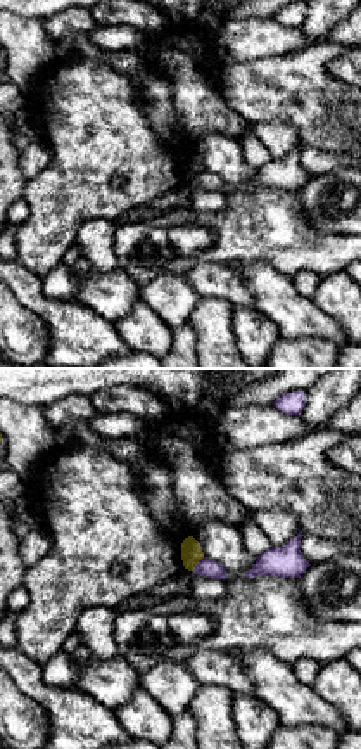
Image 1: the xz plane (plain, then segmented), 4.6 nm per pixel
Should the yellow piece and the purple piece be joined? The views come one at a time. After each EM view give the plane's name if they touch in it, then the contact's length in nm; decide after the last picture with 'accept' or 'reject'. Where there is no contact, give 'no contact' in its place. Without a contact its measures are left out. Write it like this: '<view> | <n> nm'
xz | 90 nm

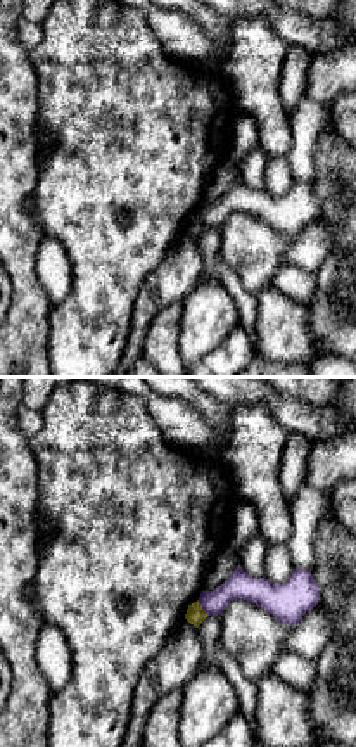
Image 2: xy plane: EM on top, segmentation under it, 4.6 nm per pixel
xy | 90 nm

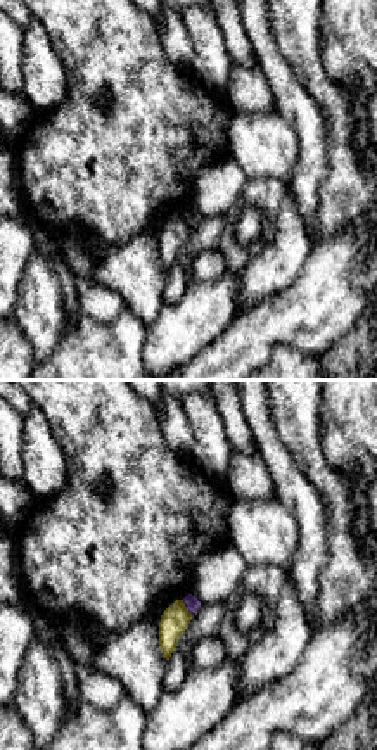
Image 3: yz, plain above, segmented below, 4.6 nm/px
yz | 90 nm

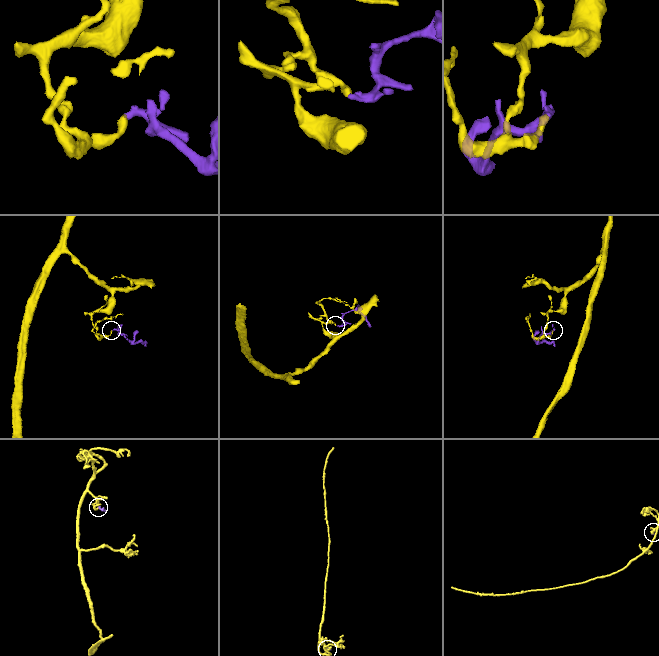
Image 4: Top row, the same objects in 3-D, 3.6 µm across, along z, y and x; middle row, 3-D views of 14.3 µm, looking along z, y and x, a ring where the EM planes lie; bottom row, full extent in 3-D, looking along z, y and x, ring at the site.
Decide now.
reject

